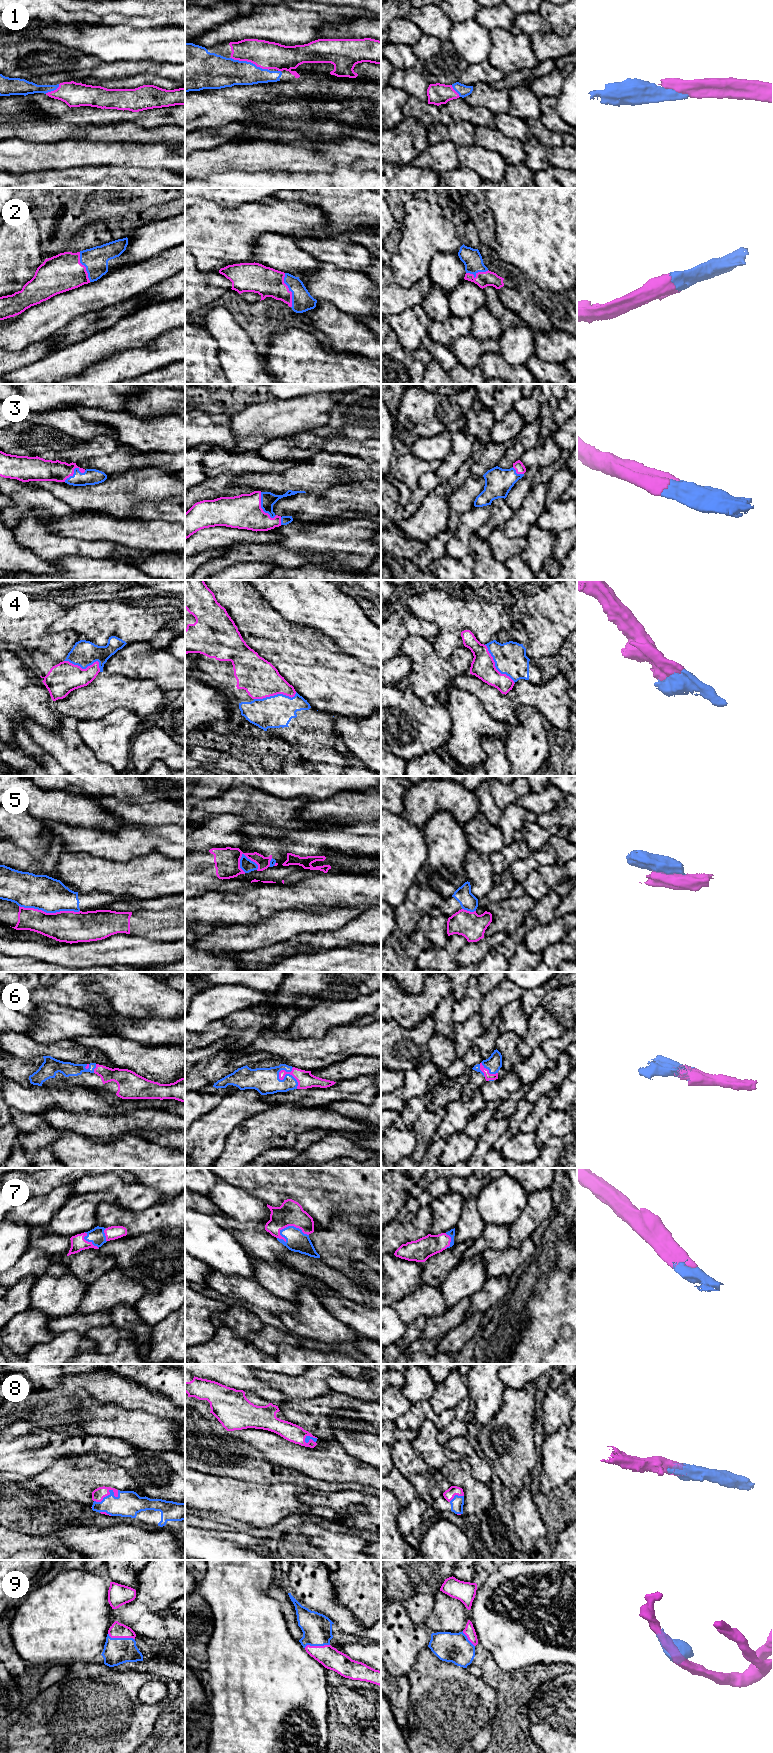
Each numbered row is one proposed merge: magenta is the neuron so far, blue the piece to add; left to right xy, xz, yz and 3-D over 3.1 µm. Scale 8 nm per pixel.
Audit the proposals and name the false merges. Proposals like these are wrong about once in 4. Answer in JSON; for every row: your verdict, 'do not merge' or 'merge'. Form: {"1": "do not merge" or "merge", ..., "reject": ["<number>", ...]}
{"1": "merge", "2": "merge", "3": "merge", "4": "merge", "5": "do not merge", "6": "merge", "7": "merge", "8": "merge", "9": "merge", "reject": ["5"]}

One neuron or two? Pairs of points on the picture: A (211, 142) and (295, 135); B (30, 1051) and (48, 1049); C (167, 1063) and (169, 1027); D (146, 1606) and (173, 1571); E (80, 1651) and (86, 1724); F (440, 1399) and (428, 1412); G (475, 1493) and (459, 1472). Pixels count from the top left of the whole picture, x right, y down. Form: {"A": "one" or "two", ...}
{"A": "one", "B": "one", "C": "two", "D": "one", "E": "two", "F": "two", "G": "one"}

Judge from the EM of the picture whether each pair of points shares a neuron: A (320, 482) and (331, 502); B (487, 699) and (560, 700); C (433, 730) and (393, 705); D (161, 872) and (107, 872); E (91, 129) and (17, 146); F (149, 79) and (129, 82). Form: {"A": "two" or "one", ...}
{"A": "two", "B": "one", "C": "one", "D": "one", "E": "two", "F": "one"}

